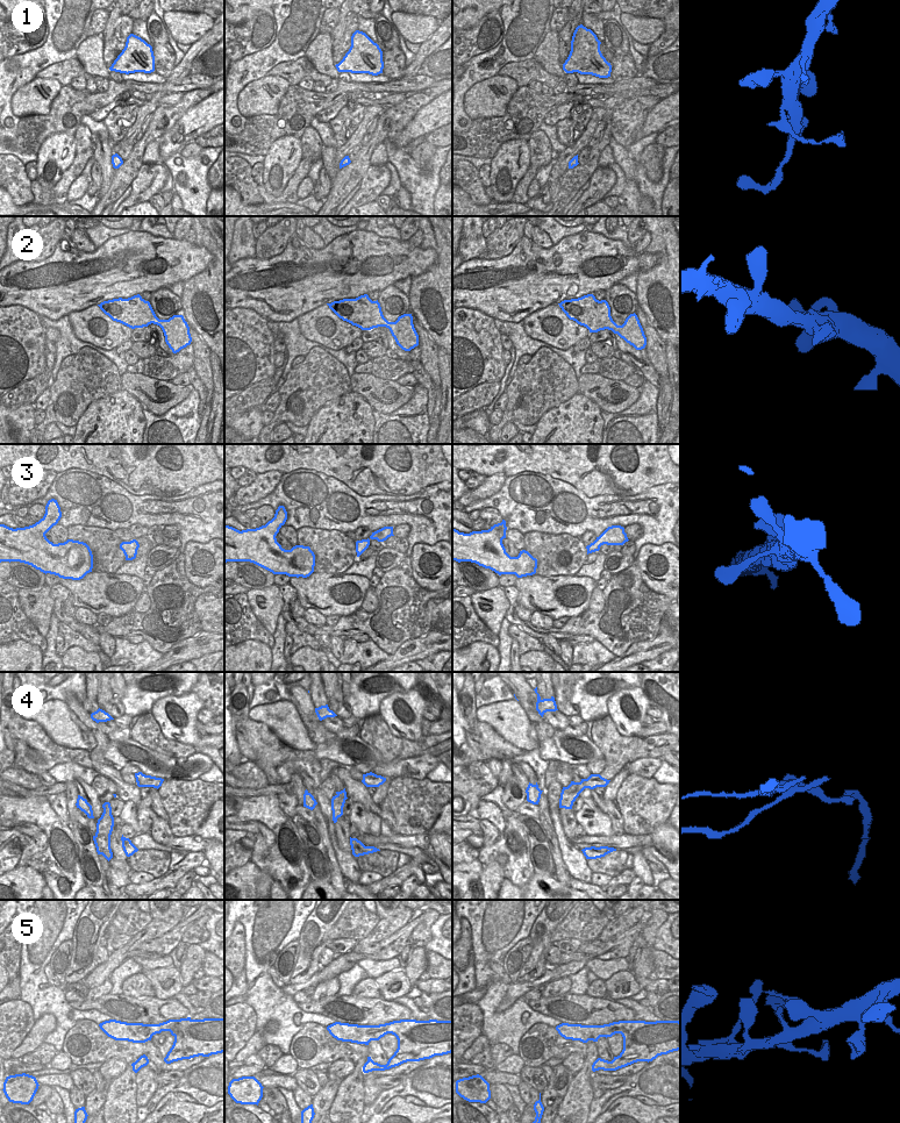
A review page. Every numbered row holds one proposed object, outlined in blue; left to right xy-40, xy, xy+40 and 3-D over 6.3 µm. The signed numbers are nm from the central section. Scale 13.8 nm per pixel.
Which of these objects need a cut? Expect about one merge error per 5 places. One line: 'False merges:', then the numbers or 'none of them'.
False merges: 4

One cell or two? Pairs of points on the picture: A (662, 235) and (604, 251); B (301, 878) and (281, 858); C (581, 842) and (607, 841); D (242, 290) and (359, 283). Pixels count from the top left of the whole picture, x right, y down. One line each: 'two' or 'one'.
A: two
B: one
C: one
D: one

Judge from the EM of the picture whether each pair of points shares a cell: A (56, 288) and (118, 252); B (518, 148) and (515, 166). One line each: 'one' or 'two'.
A: one
B: one

